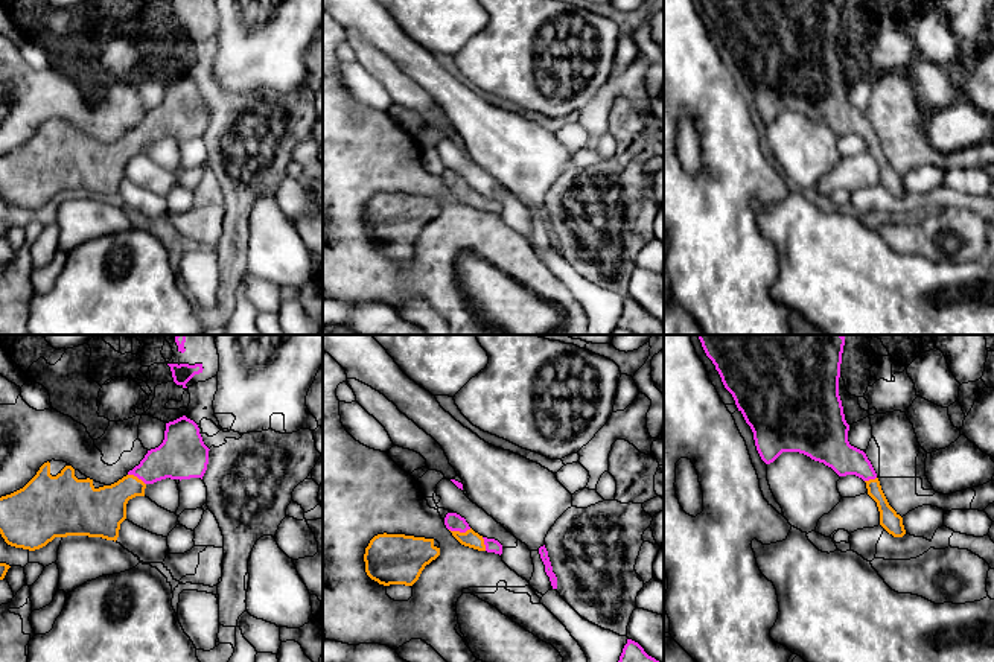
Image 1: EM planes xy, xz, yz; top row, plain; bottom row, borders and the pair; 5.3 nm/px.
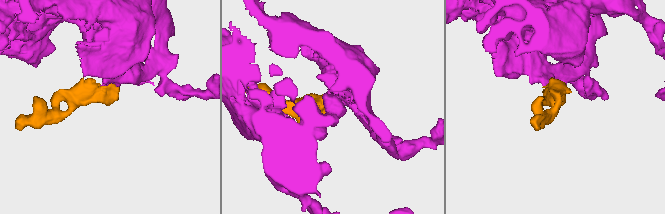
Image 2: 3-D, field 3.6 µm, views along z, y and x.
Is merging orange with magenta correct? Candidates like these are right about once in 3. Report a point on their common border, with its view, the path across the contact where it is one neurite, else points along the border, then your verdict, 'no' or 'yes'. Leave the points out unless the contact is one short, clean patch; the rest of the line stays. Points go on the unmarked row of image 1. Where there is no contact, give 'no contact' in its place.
meets orange in xz at (458, 190); runs through xz (471, 198), (458, 190), (452, 180); yes

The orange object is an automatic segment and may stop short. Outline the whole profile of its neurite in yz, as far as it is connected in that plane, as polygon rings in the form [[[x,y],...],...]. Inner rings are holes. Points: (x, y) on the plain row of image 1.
[[[700,0],[706,15],[715,24],[725,47],[732,53],[738,70],[753,91],[761,119],[773,122],[782,111],[799,111],[831,126],[839,135],[855,134],[866,142],[868,154],[877,161],[880,184],[894,196],[906,193],[903,177],[889,164],[877,132],[866,113],[848,100],[849,84],[845,79],[839,55],[840,23],[845,0]]]

